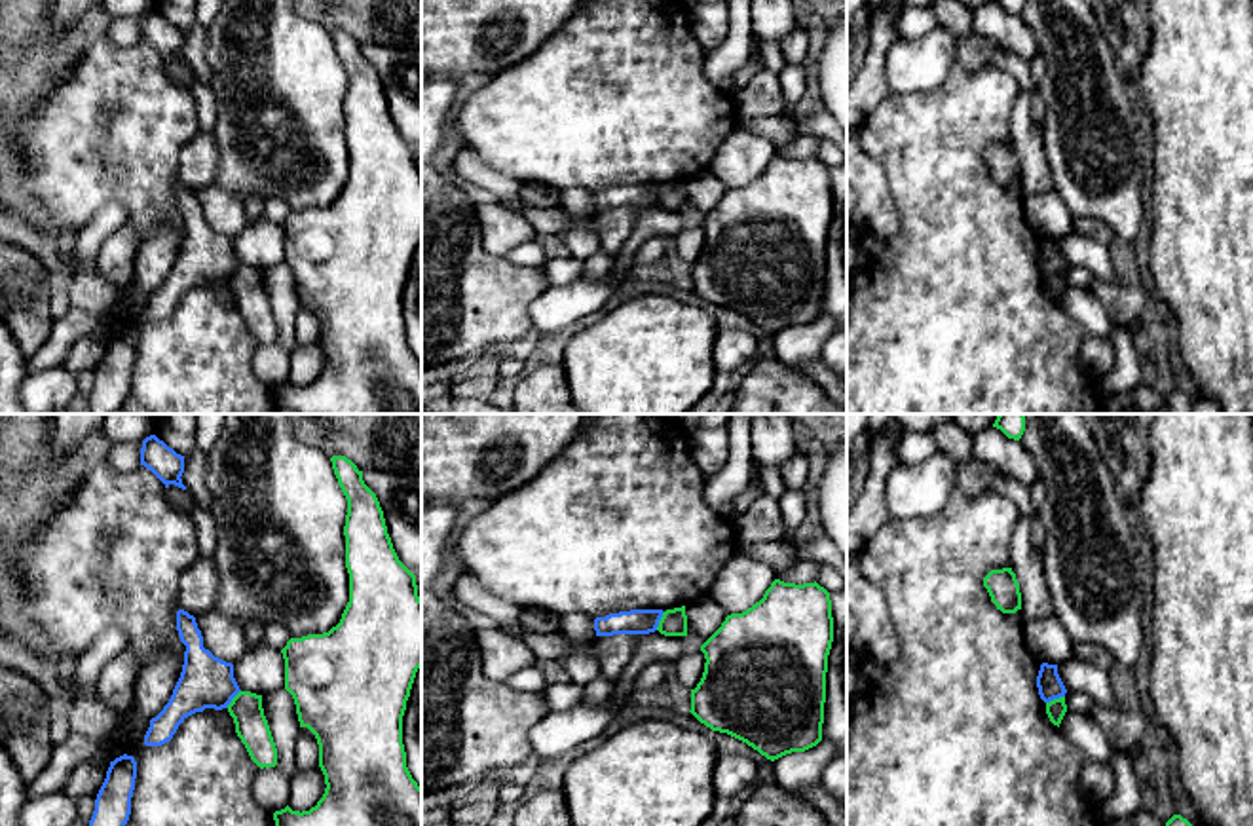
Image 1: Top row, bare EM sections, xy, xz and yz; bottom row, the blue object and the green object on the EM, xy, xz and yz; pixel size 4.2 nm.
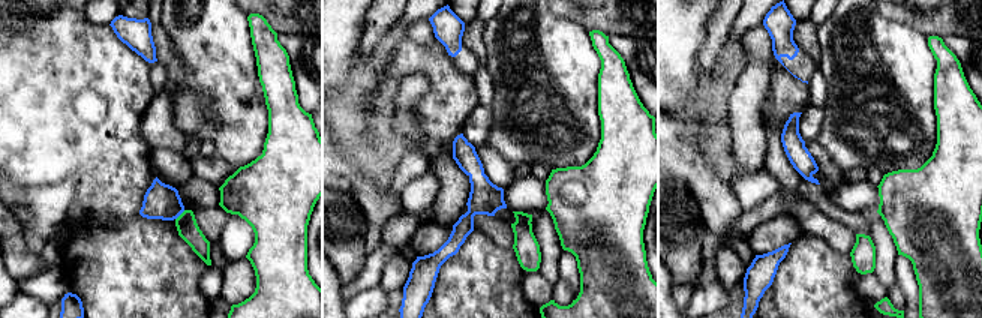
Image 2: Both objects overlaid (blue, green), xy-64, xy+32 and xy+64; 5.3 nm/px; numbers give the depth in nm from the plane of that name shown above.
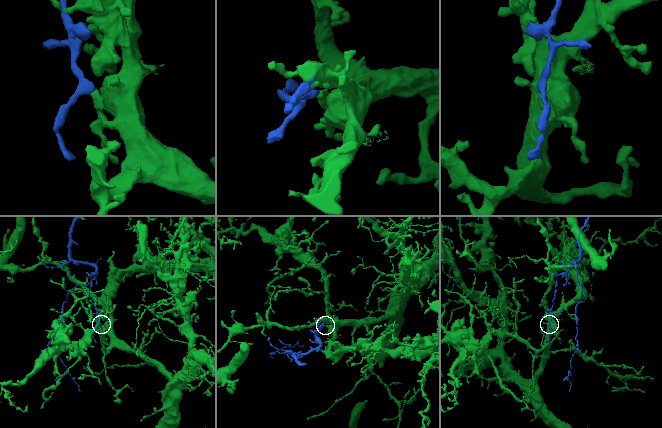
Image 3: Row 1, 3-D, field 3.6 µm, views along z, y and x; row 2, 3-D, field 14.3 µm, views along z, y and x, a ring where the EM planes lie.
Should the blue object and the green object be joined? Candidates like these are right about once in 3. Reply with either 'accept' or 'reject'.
reject

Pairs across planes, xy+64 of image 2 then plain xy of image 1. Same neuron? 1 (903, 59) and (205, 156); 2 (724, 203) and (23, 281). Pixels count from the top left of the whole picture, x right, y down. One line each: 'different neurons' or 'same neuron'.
1: different neurons
2: different neurons

